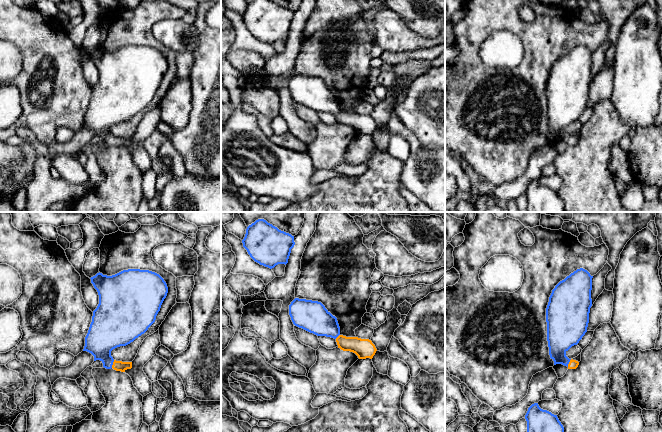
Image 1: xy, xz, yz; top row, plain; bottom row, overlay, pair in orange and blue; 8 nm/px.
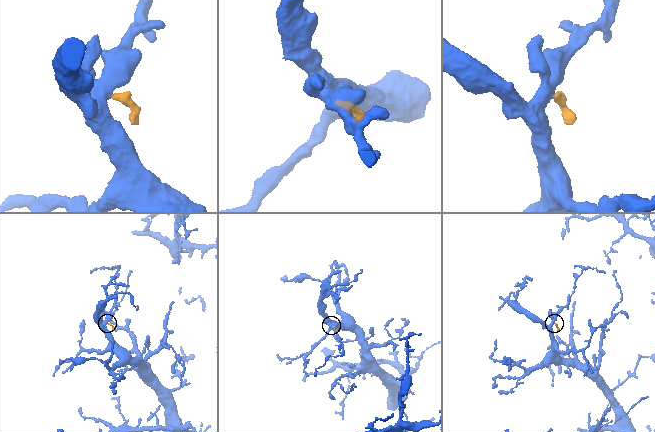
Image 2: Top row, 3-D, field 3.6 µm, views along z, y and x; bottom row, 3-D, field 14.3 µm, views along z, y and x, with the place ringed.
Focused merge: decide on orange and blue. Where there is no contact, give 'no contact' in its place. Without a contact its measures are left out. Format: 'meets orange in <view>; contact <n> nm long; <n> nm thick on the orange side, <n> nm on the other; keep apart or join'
meets orange in xy; contact 70 nm long; 80 nm thick on the orange side, 280 nm on the other; join

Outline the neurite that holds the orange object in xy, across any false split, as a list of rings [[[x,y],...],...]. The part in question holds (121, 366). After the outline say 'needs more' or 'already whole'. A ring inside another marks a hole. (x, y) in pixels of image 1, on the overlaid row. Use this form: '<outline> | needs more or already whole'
[[[140,269],[123,270],[112,276],[99,272],[90,279],[98,292],[99,304],[93,311],[83,351],[91,353],[94,361],[100,360],[104,368],[125,372],[132,368],[132,362],[114,360],[111,351],[130,344],[155,322],[168,293],[167,284],[159,274]]] | needs more

